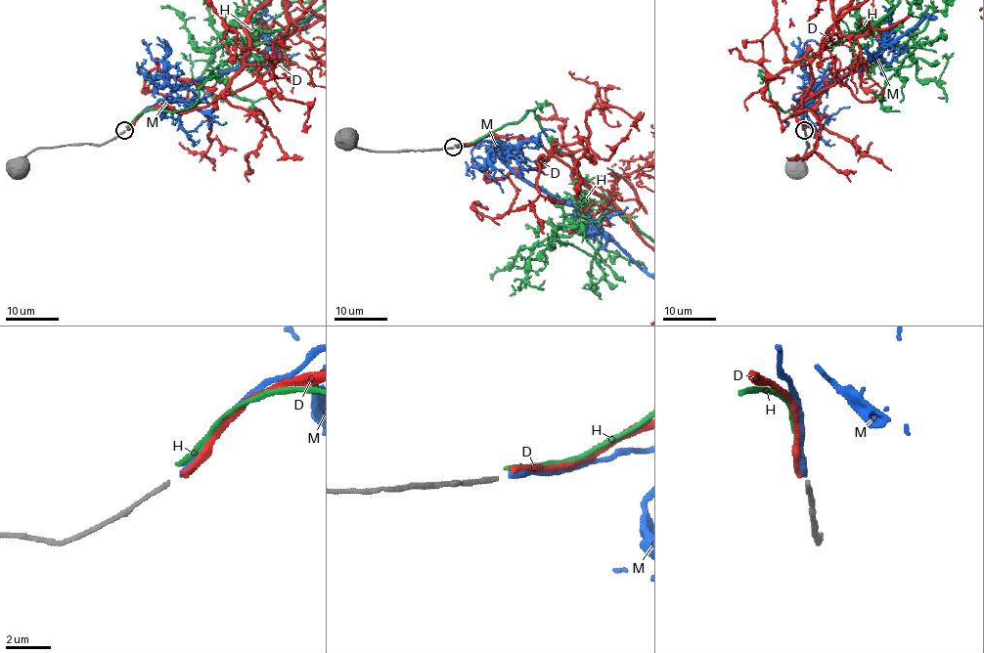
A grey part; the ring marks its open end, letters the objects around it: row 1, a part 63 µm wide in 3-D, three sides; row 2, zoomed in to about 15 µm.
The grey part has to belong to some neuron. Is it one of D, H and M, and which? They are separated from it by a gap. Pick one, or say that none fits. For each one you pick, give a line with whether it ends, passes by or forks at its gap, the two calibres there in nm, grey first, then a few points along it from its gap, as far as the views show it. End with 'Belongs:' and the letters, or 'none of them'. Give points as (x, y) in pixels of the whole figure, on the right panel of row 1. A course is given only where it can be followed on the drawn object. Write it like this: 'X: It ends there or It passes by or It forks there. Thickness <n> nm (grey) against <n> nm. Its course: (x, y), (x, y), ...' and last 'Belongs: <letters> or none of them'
M: It ends there. Thickness 200 nm (grey) against 340 nm
Belongs: M

